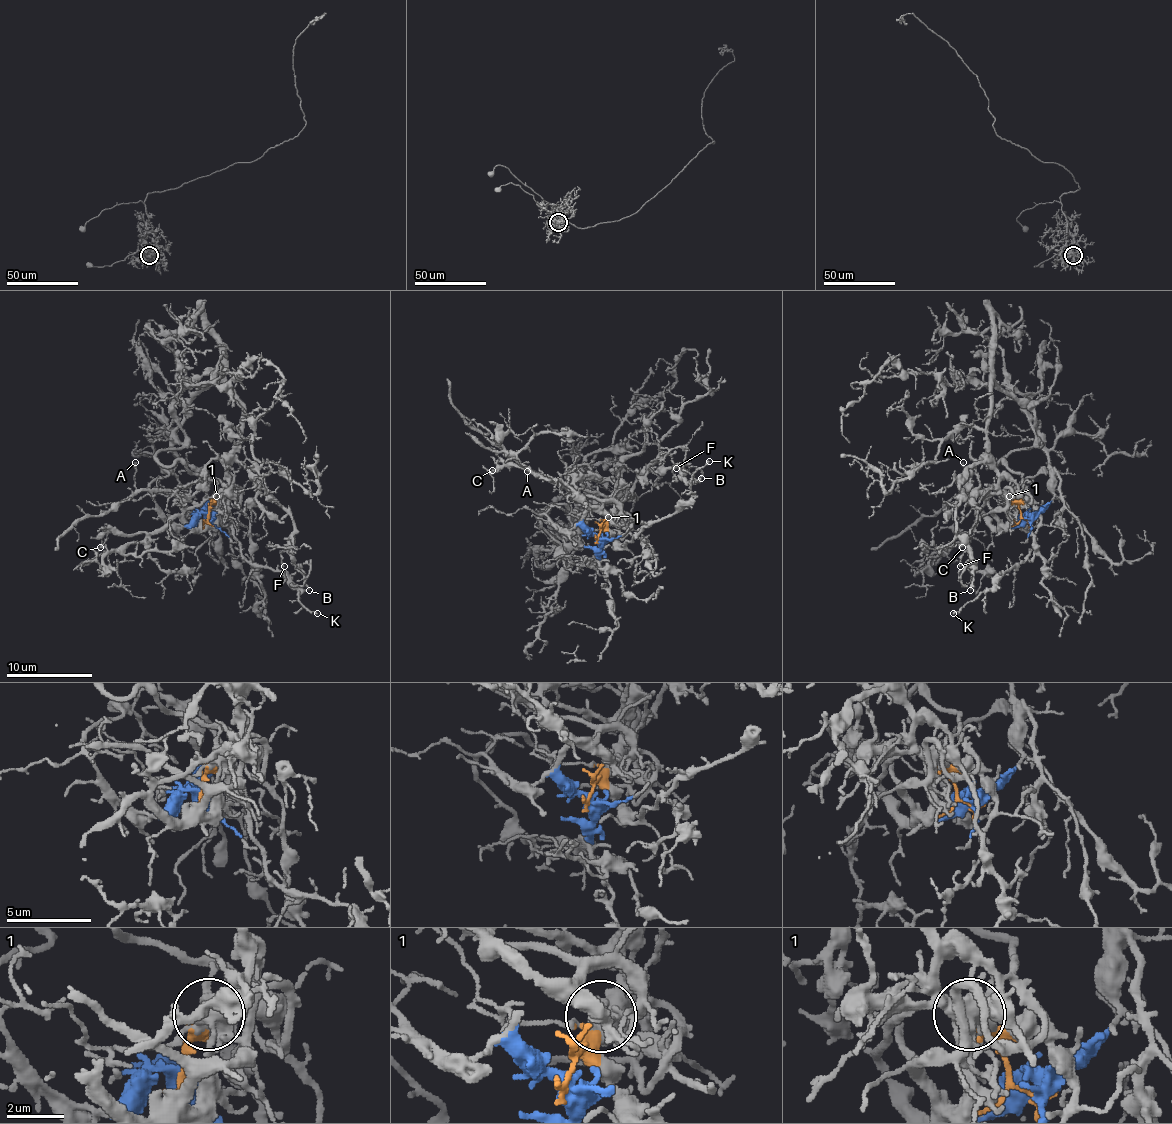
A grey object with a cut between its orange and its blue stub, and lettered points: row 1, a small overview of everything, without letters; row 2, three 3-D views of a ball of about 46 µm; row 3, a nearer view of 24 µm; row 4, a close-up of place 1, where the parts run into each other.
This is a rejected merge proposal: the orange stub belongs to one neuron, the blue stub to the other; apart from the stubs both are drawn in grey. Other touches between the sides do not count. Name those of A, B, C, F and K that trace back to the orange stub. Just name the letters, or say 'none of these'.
B, F, K

